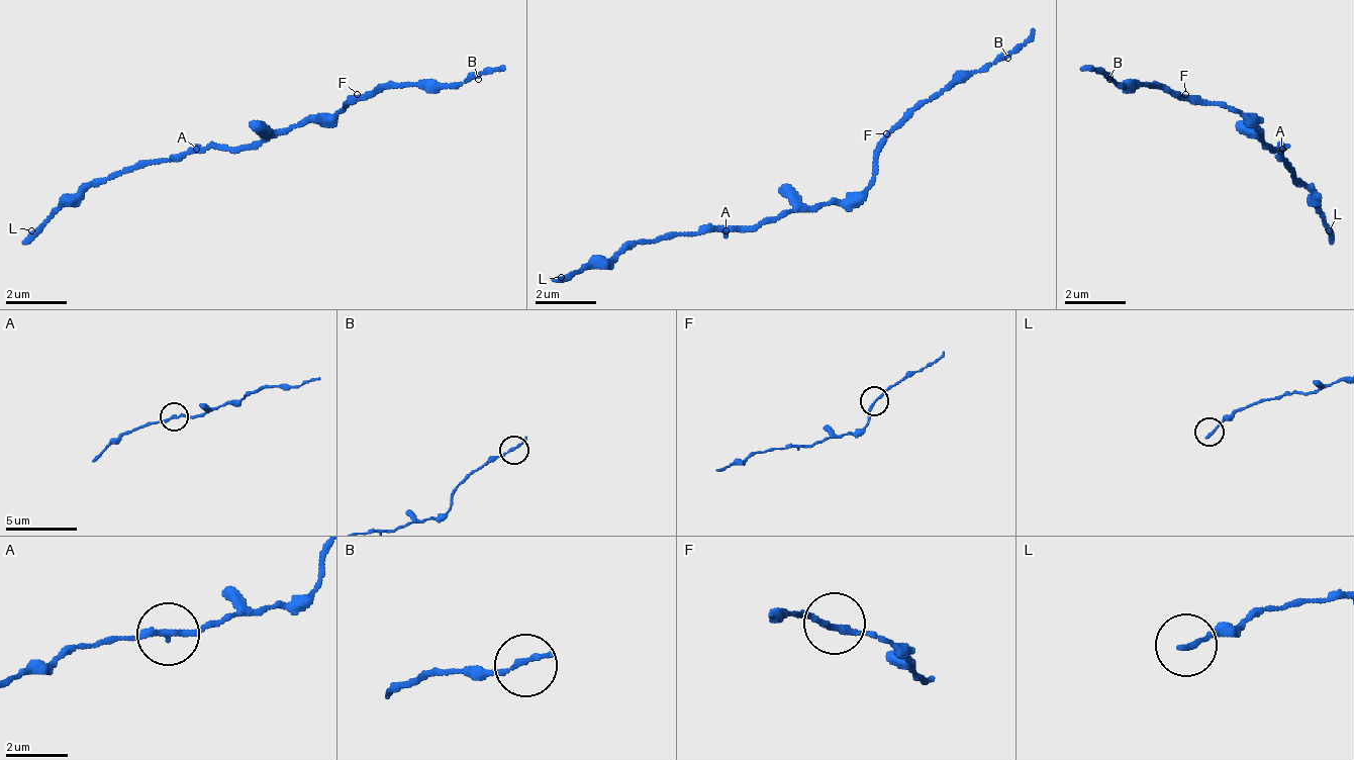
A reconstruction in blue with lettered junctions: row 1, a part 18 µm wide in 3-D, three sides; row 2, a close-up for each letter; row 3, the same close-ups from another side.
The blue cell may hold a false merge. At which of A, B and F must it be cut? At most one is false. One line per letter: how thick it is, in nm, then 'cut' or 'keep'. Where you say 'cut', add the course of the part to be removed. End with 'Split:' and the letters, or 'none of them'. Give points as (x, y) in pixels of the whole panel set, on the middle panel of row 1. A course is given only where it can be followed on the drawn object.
A: 200 nm thick; keep
B: 200 nm thick; keep
F: 170 nm thick; keep
Split: none of them

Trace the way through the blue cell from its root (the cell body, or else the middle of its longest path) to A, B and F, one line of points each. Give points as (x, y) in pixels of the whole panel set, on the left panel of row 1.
A: (281, 131), (266, 131), (244, 147), (198, 147)
B: (281, 131), (296, 124), (326, 124), (350, 101), (365, 101), (387, 86), (463, 86), (478, 79)
F: (281, 131), (289, 131), (296, 124), (326, 124), (357, 94)

